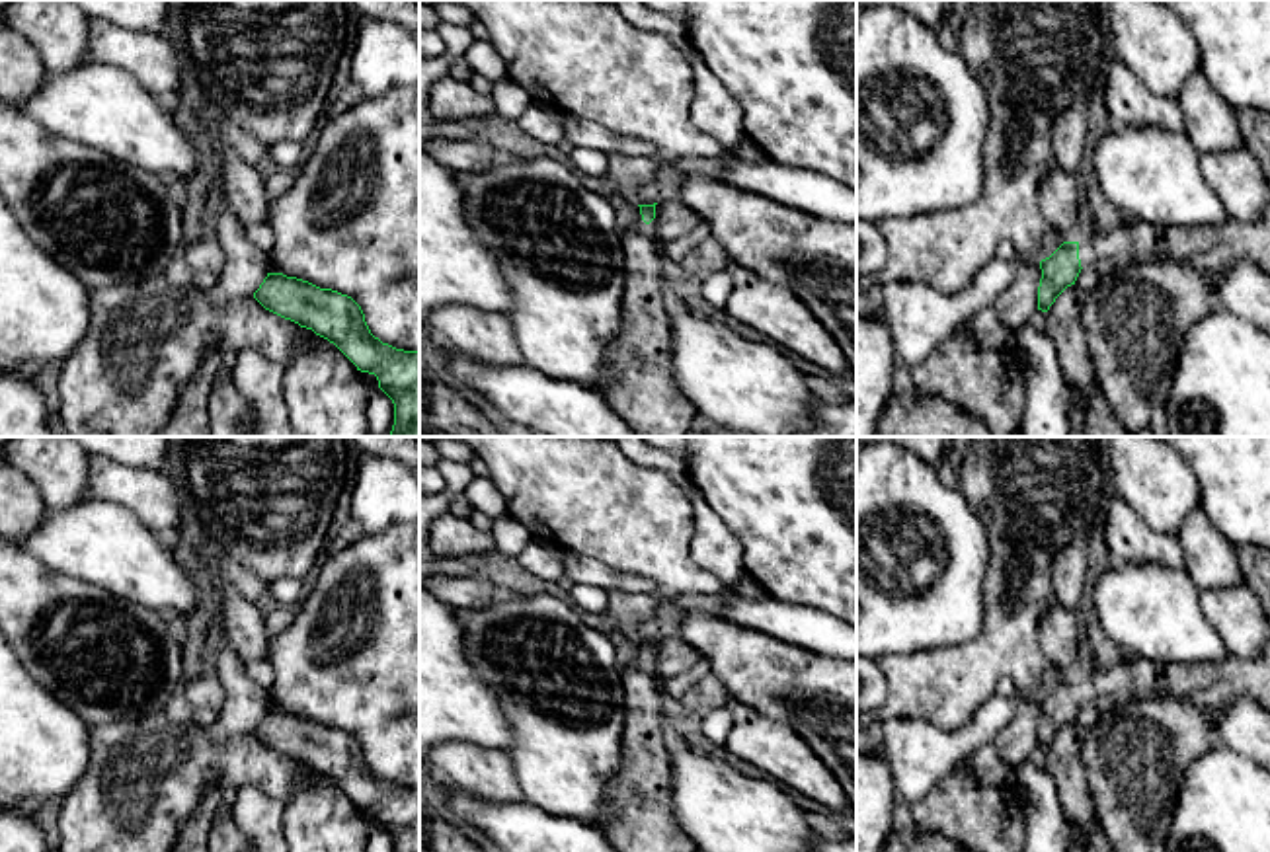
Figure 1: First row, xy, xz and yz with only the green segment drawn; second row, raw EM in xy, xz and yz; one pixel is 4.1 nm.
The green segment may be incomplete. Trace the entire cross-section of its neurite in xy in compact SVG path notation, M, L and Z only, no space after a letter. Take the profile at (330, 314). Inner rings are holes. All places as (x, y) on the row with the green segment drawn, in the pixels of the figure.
M267 273L254 298L265 310L334 343L357 370L375 374L394 404L390 437L419 437L419 351L382 343L351 296L297 277Z

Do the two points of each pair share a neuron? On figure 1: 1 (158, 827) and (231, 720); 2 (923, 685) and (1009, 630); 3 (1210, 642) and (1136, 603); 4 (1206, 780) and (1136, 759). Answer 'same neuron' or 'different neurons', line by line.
1: different neurons
2: same neuron
3: same neuron
4: different neurons

